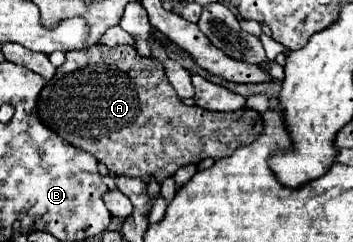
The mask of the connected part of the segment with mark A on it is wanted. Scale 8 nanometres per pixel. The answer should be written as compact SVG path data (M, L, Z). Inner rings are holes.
M92 45L84 51L66 53L64 65L56 69L56 75L40 93L38 115L46 127L54 129L70 145L92 153L100 163L108 167L112 175L140 177L146 183L150 181L150 177L156 177L156 181L162 183L166 177L172 177L180 167L200 163L206 157L214 161L230 157L238 147L250 145L254 139L258 139L264 129L262 115L252 109L214 113L204 111L196 105L182 105L170 81L166 79L164 65L154 57L138 55L138 51L130 45Z

